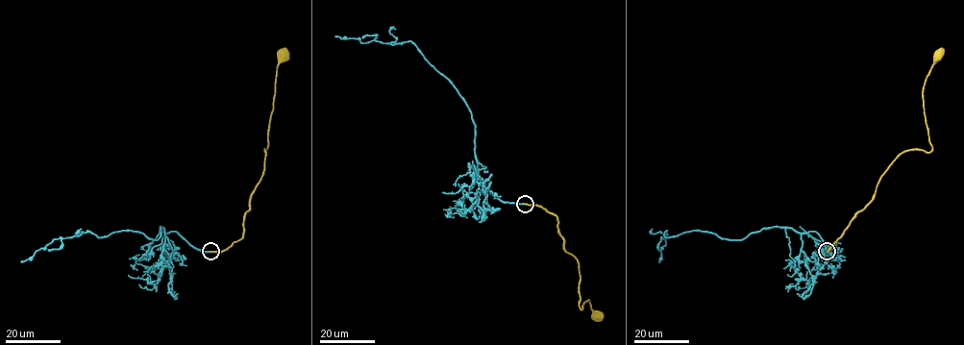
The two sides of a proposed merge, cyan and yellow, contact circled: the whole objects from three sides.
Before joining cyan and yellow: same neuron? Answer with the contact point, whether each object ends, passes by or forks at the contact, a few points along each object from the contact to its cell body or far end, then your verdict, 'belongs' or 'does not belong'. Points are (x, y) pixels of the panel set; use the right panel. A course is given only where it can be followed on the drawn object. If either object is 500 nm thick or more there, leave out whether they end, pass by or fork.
(827, 251) | cyan ends | yellow ends | cyan via (827, 251), (815, 232), (790, 228), (762, 228), (742, 239), (700, 231), (668, 237), (665, 232), (658, 262) | yellow via (827, 251), (872, 199), (888, 166), (903, 152), (932, 149), (923, 88), (938, 55) | belongs

